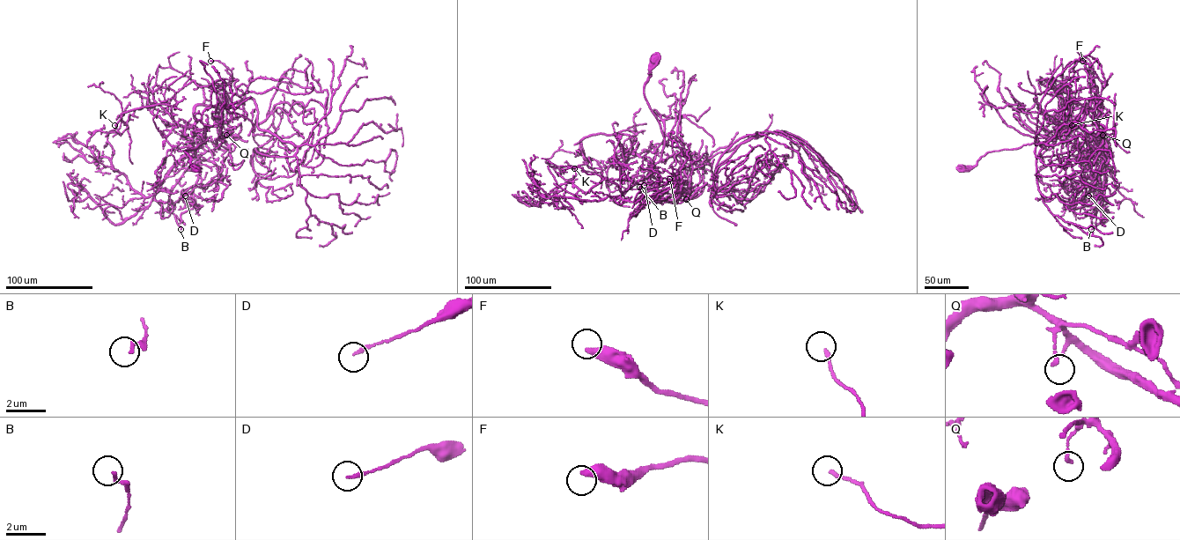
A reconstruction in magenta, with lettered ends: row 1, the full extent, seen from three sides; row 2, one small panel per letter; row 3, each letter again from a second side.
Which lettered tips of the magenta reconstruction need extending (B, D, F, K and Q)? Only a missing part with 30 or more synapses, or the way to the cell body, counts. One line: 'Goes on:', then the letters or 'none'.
Goes on: F

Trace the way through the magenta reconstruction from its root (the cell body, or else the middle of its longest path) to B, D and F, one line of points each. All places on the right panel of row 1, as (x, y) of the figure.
B: (962, 169), (972, 168), (988, 152), (1068, 133), (1100, 184), (1106, 214), (1091, 229)
D: (962, 169), (972, 168), (988, 152), (1050, 141), (1068, 133), (1104, 160), (1102, 168), (1081, 184), (1088, 196)
F: (962, 169), (972, 168), (988, 152), (1056, 139), (1067, 131), (1083, 105), (1099, 107), (1102, 99), (1082, 61)

